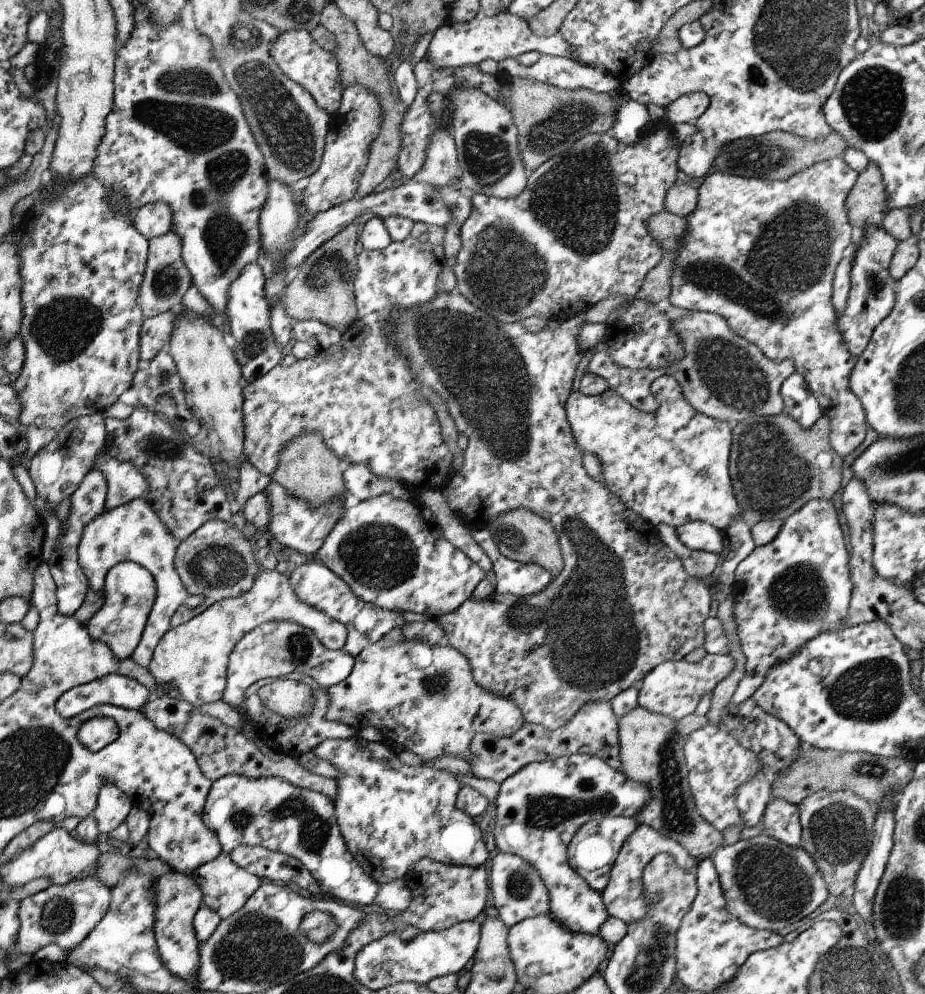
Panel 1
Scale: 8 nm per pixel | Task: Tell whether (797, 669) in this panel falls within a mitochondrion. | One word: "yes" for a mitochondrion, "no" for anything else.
no

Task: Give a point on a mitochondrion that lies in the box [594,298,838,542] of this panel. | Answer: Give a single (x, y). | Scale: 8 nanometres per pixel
(771, 475)

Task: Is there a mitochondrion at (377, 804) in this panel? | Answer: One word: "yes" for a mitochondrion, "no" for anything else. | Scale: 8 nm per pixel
no

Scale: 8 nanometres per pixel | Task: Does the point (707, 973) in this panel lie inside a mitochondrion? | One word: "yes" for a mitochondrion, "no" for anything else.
yes

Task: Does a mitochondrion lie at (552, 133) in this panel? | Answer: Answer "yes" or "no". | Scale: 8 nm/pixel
yes

